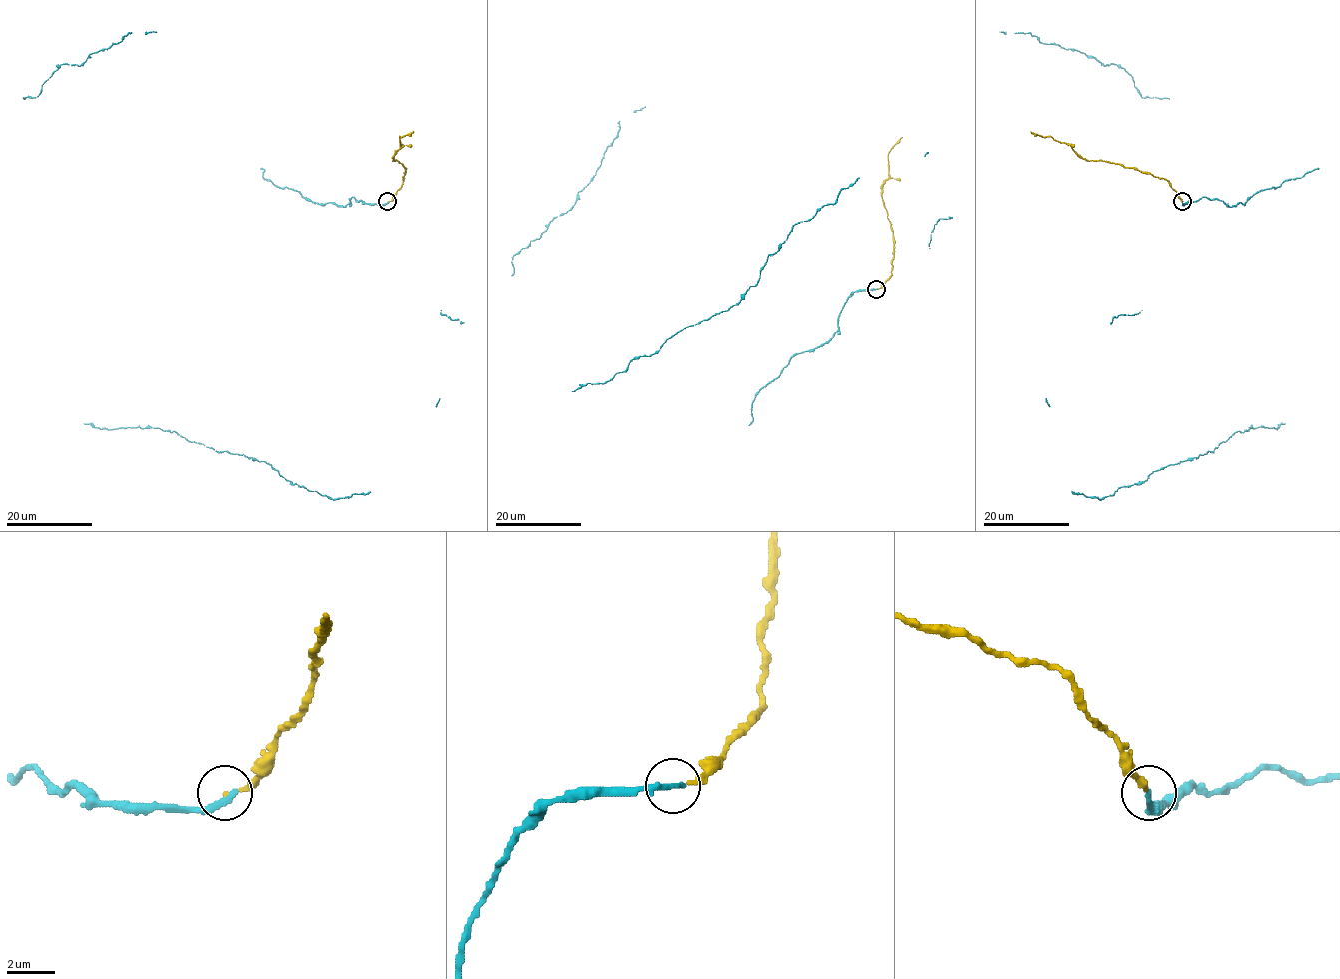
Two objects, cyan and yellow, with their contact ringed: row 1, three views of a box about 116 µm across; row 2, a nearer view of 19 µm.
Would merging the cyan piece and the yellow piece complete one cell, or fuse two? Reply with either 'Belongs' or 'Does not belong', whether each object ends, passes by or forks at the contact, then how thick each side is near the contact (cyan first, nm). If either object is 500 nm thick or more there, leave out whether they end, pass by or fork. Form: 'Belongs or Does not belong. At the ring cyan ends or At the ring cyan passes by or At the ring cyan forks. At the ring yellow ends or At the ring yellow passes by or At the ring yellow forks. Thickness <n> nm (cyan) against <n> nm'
Belongs. At the ring cyan ends. At the ring yellow ends. Thickness 320 nm (cyan) against 140 nm

